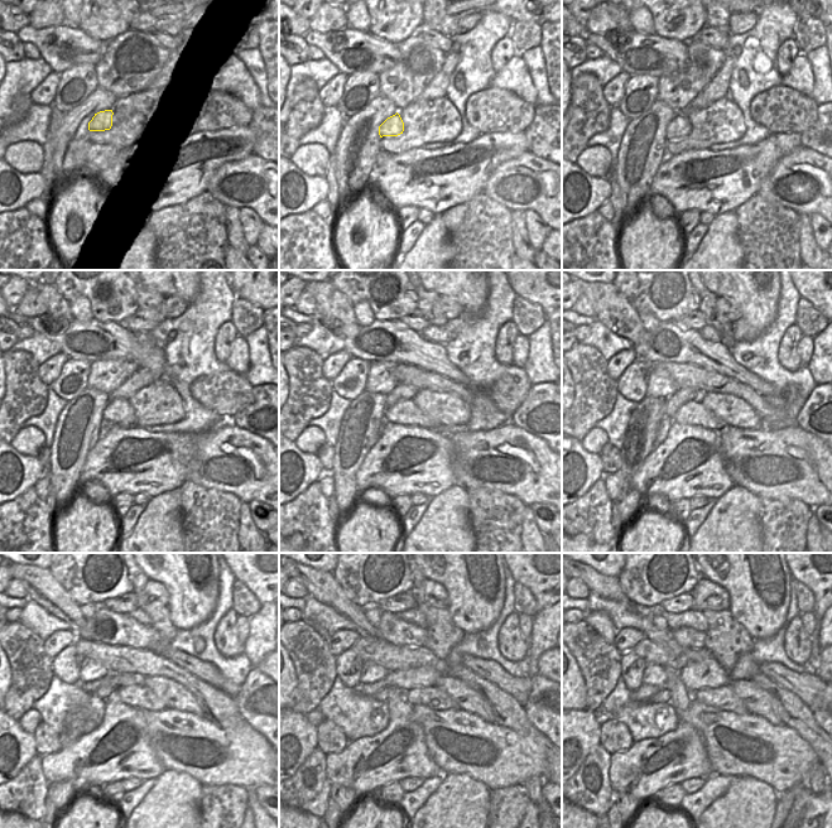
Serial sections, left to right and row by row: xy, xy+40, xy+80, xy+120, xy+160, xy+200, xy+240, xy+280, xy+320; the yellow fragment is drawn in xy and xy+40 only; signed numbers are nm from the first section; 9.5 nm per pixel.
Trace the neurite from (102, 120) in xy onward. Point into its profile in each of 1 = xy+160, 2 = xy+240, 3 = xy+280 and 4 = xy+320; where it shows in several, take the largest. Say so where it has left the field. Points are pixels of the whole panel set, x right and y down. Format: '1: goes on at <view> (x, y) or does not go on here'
1: goes on at xy+160 (407, 413)
2: goes on at xy+240 (140, 697)
3: goes on at xy+280 (427, 697)
4: goes on at xy+320 (708, 696)

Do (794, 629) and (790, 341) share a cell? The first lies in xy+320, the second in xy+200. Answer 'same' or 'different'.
same

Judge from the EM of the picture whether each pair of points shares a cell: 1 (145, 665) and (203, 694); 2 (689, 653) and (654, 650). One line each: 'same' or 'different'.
1: same
2: same

